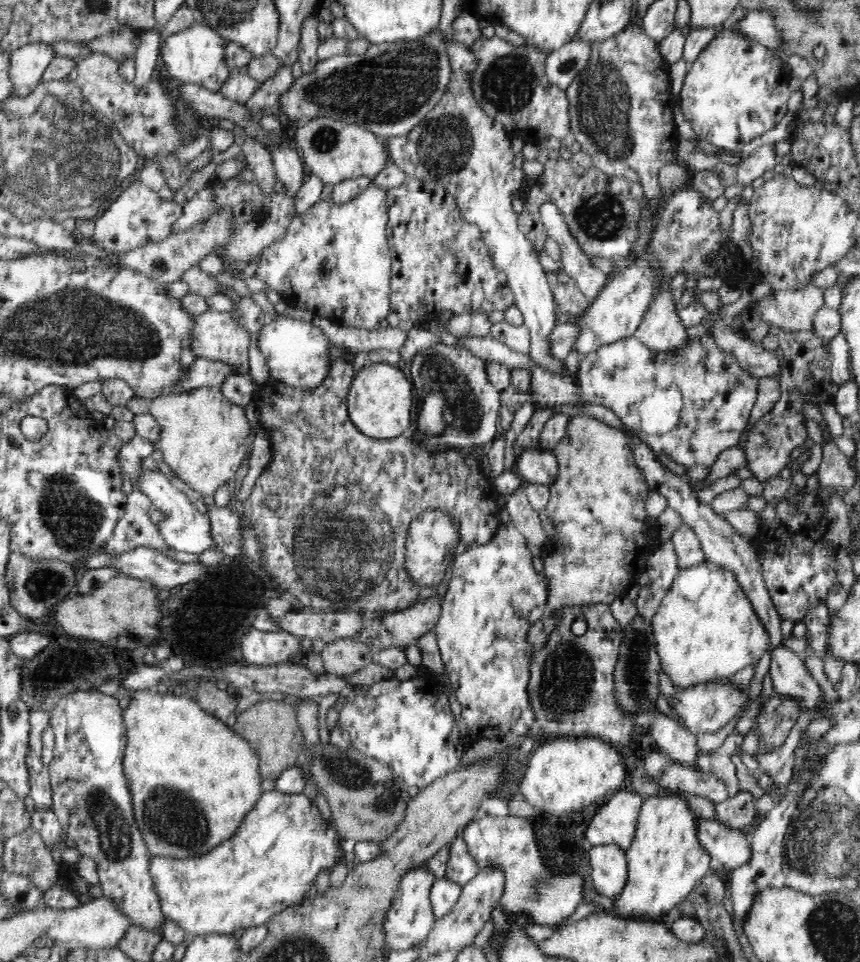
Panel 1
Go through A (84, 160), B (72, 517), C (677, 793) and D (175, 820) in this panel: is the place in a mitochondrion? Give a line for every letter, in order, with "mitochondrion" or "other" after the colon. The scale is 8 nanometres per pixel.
A: mitochondrion
B: mitochondrion
C: other
D: mitochondrion

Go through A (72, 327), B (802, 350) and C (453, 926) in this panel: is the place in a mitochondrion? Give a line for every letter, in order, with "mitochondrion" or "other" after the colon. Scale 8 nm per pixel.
A: mitochondrion
B: other
C: other

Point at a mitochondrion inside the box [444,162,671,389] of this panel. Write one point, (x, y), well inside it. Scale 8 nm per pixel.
(601, 217)

